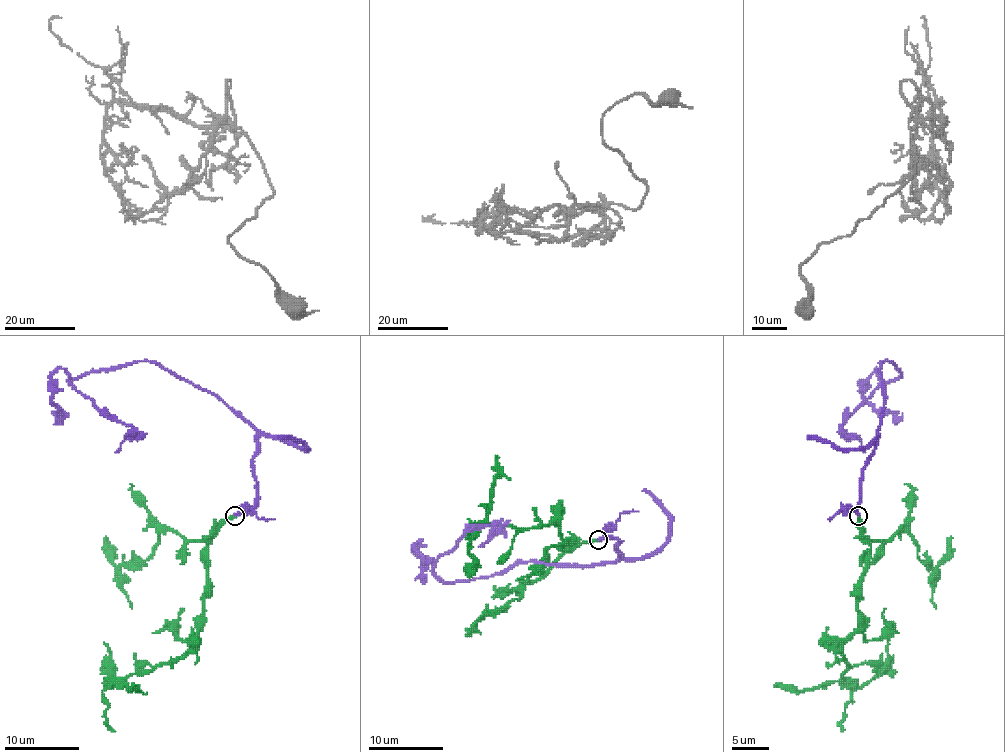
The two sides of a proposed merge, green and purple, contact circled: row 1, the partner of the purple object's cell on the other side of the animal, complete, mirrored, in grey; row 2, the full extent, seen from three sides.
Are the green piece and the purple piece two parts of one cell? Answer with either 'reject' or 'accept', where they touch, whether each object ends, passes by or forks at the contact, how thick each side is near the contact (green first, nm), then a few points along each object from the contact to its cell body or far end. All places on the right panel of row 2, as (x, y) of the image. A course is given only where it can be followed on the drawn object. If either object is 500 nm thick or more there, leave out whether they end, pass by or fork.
accept; place (858, 516); green ends; purple ends; calibres 320 and 280 nm; course green (857, 515), (871, 545), (843, 677), (869, 683), (887, 642); course purple (857, 515), (861, 476), (878, 432), (880, 368), (889, 361), (900, 374), (843, 424), (865, 452)

